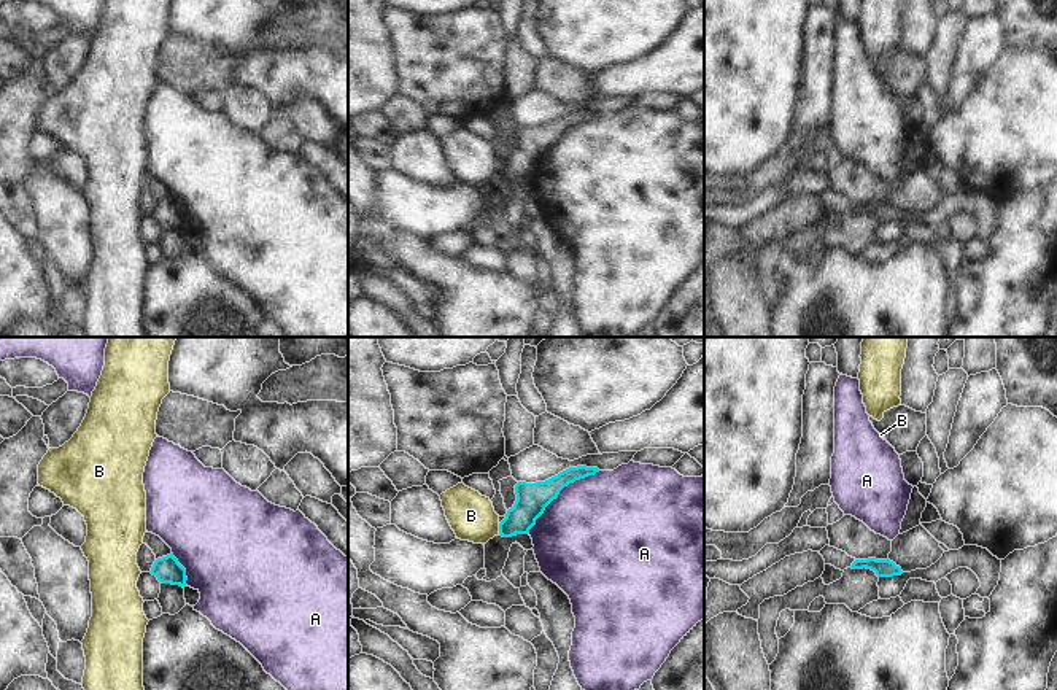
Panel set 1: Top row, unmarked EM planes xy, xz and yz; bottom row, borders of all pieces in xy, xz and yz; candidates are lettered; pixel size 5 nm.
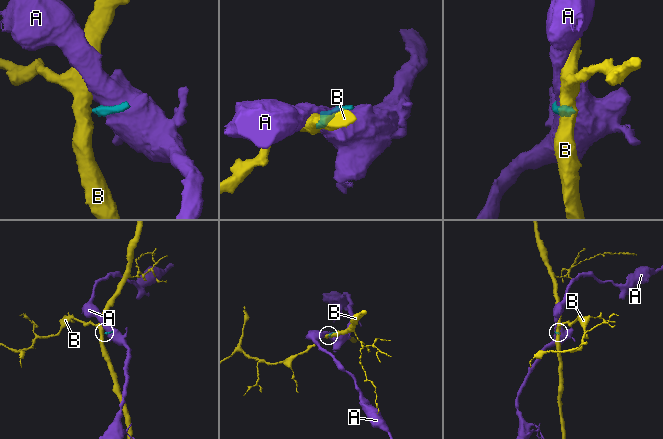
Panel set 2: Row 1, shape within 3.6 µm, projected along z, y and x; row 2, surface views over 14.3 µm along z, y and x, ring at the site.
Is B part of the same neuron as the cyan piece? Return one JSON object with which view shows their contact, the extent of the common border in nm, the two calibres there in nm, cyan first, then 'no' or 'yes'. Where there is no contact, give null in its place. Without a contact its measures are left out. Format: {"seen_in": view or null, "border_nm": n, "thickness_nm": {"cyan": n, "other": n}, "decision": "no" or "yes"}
{"seen_in": "xz", "border_nm": 60, "thickness_nm": {"cyan": 160, "other": 240}, "decision": "no"}

